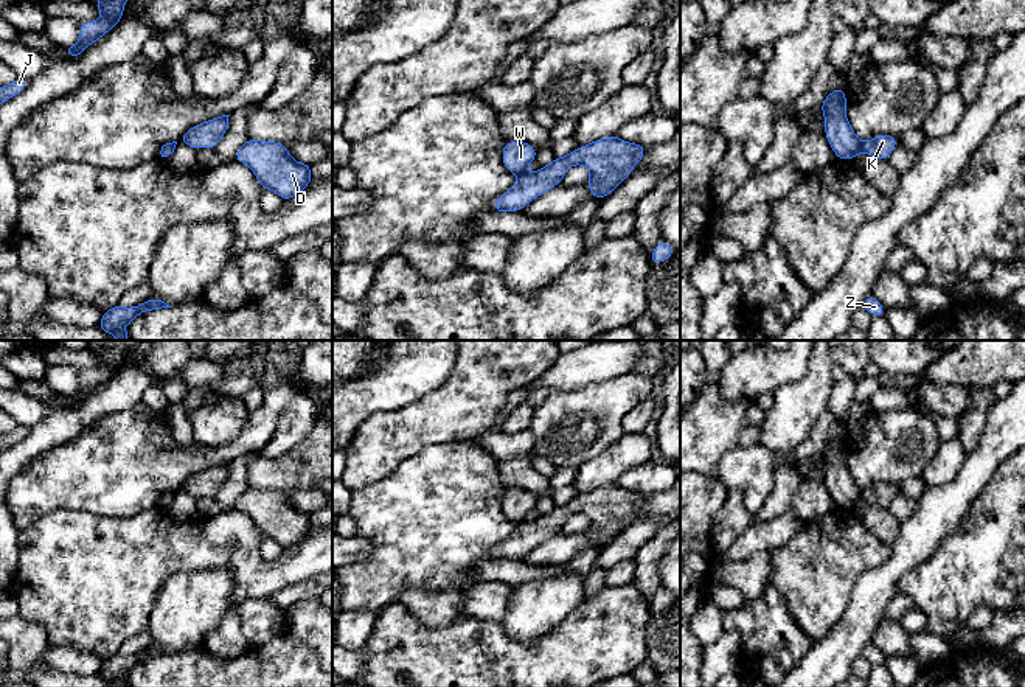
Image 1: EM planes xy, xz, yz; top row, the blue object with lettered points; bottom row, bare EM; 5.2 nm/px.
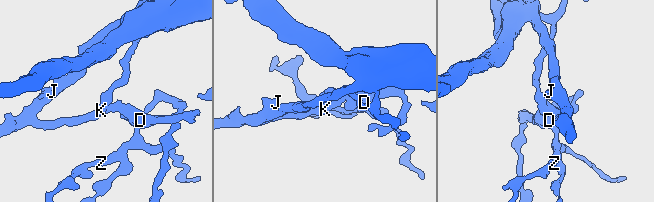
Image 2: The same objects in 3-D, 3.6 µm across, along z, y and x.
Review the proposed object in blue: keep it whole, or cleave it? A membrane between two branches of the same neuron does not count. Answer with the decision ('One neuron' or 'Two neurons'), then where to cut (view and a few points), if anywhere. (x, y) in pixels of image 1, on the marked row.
Two neurons. Split along yz (861, 143), (864, 149)

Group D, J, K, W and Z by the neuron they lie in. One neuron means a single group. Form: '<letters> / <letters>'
D J K Z / W

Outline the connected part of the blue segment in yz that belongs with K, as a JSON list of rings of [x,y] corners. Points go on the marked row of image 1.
[[[881,134],[876,135],[871,140],[867,140],[862,143],[862,149],[867,155],[879,159],[879,160],[888,160],[891,151],[899,143],[899,138]]]

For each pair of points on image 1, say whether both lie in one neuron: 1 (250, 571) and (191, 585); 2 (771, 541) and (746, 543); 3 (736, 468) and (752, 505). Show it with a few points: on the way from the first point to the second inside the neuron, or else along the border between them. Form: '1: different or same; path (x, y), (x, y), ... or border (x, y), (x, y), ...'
1: different; border (196, 569), (227, 569), (232, 574), (232, 599)
2: same; path (764, 541), (752, 541)
3: same; path (746, 477), (752, 484), (752, 496)

